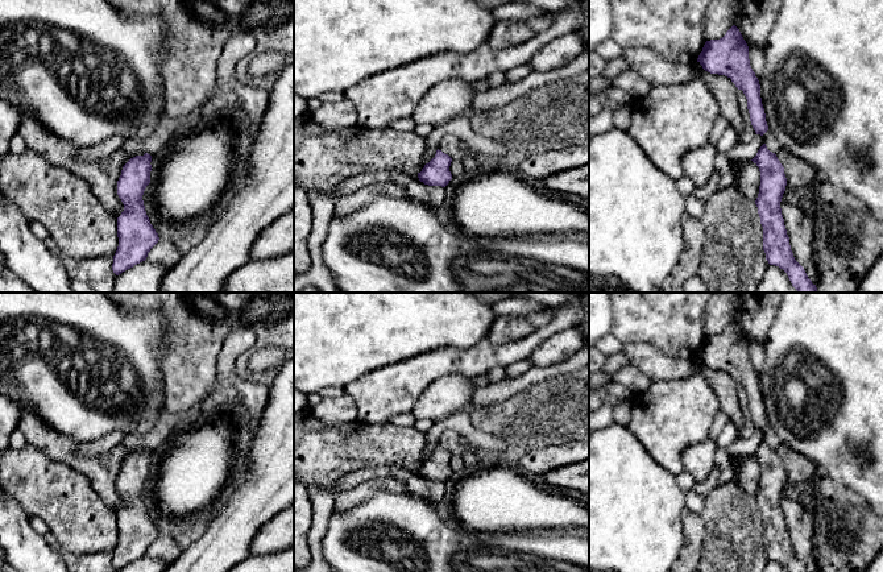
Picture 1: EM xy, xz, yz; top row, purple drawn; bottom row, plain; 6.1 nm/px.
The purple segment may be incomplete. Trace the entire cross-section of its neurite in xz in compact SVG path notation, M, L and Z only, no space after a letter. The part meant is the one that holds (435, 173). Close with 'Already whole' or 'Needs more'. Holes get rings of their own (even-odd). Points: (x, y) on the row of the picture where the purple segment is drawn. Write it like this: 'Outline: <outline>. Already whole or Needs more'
Outline: M438 149L435 157L418 173L419 181L428 186L445 187L452 179L451 162L452 158Z. Already whole

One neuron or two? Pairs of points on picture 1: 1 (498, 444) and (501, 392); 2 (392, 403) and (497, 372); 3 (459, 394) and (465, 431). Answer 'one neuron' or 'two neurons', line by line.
1: one neuron
2: two neurons
3: two neurons

